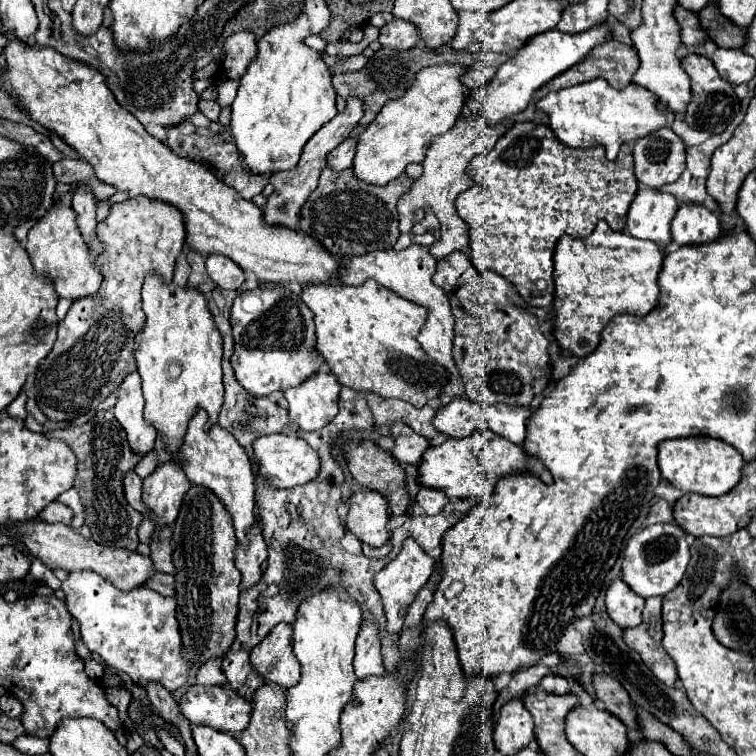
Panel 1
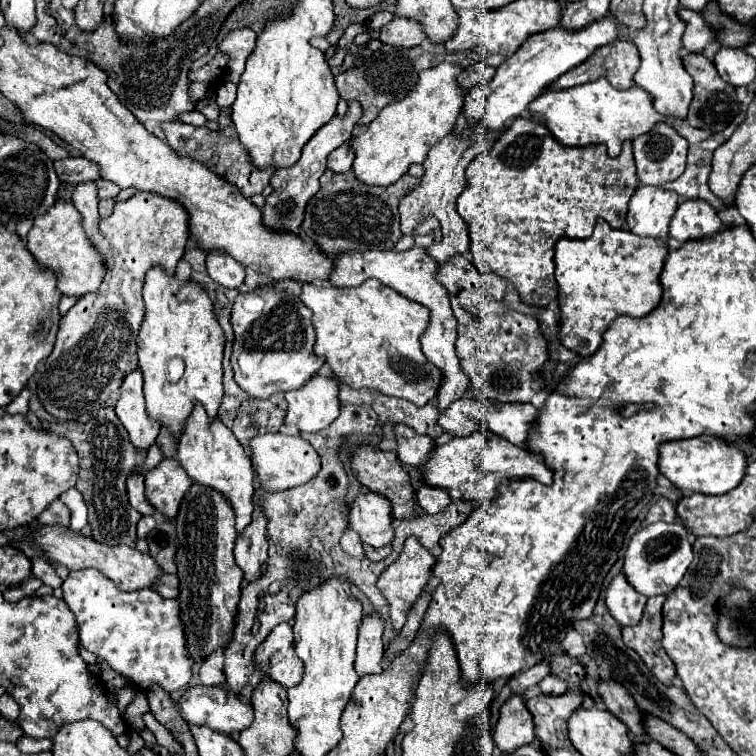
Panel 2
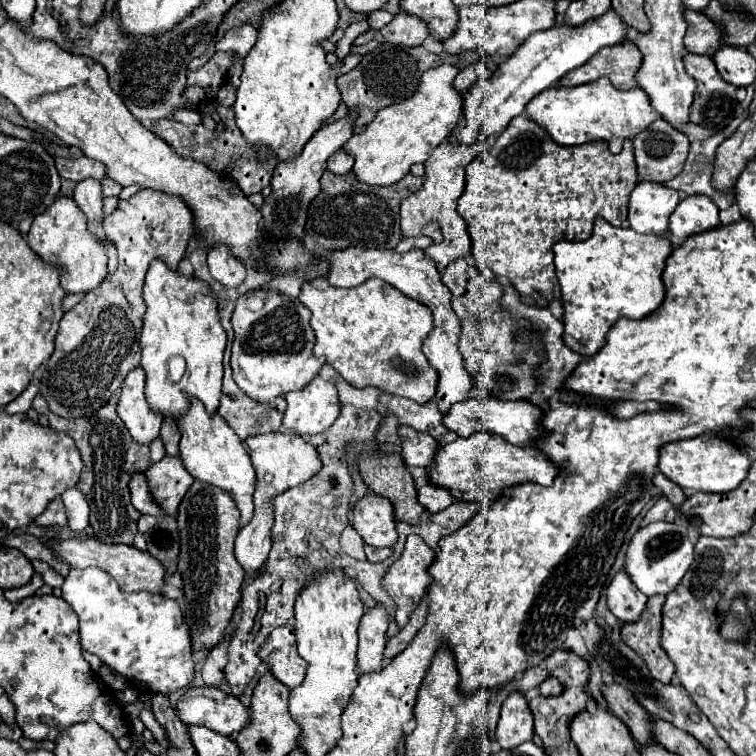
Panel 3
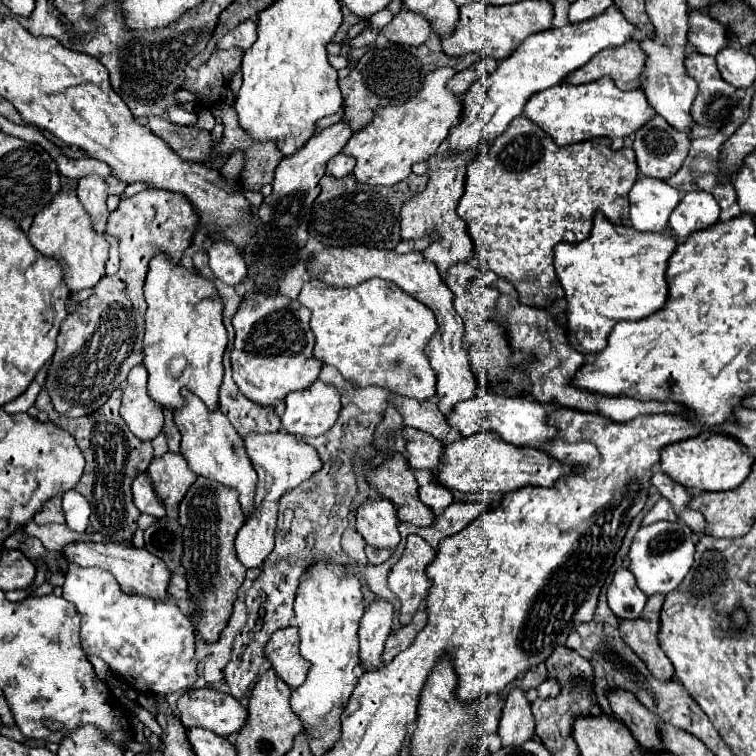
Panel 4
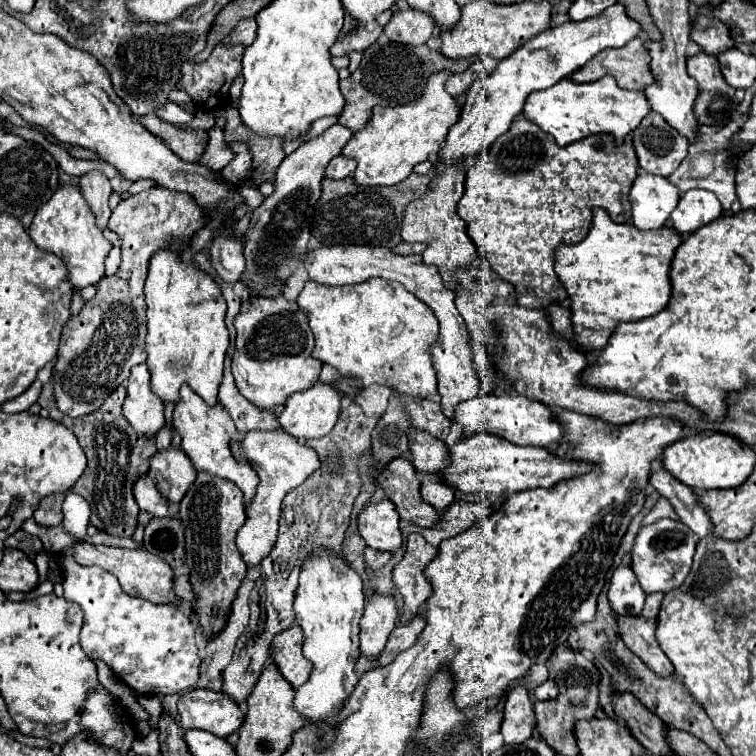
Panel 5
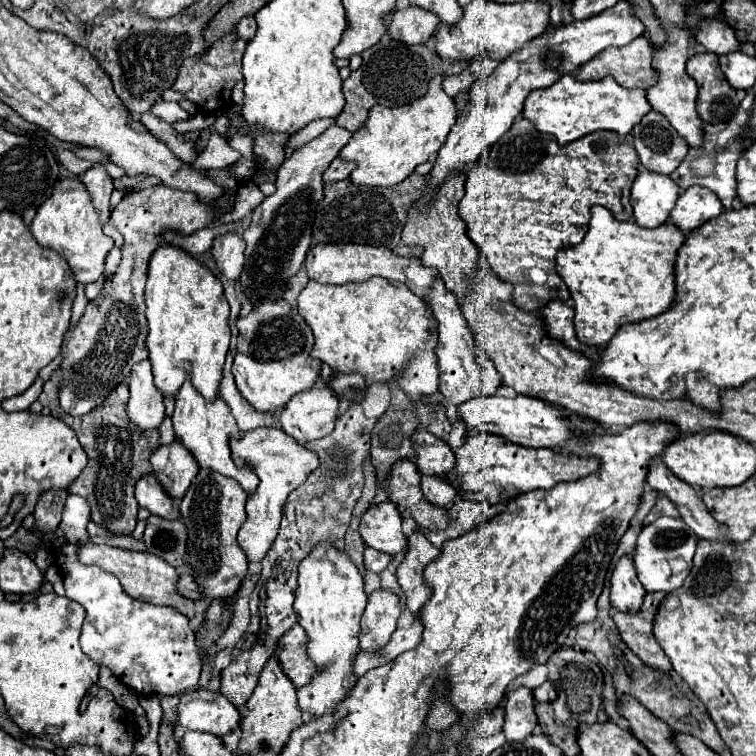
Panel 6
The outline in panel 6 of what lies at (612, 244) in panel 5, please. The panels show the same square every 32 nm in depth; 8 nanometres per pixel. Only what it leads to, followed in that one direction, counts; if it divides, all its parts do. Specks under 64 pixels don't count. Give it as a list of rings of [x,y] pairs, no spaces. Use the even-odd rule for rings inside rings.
[[[594,206],[590,218],[590,230],[584,236],[584,240],[556,254],[556,272],[568,286],[570,298],[574,300],[572,308],[574,308],[576,338],[584,344],[602,348],[604,344],[608,344],[608,340],[616,334],[616,330],[622,324],[640,322],[644,318],[652,318],[658,312],[668,310],[676,294],[674,262],[676,262],[676,250],[682,246],[682,242],[684,242],[684,232],[680,232],[680,228],[674,228],[674,224],[662,224],[660,228],[652,230],[640,228],[634,222],[618,222],[616,218],[612,218],[610,210]]]

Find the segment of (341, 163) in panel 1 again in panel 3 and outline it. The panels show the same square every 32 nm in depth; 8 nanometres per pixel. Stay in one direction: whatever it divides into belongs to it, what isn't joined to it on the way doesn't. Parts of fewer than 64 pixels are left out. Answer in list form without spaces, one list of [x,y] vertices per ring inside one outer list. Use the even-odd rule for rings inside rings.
[[[340,148],[338,152],[334,152],[334,154],[328,158],[328,170],[334,172],[334,174],[338,174],[338,176],[350,172],[352,166],[354,166],[354,158],[352,158],[344,148]]]

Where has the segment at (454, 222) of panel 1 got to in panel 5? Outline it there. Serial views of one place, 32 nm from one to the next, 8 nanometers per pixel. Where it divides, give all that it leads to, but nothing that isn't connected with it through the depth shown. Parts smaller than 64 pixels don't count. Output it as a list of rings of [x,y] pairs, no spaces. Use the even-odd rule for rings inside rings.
[[[458,160],[456,164],[444,166],[444,170],[438,170],[428,184],[428,190],[424,196],[412,200],[404,208],[404,220],[402,220],[402,240],[404,242],[428,242],[428,248],[424,250],[424,262],[434,264],[444,280],[444,284],[454,290],[454,280],[452,280],[452,270],[460,266],[472,266],[476,254],[476,248],[466,234],[466,224],[464,220],[456,214],[458,200],[464,194],[464,162]]]

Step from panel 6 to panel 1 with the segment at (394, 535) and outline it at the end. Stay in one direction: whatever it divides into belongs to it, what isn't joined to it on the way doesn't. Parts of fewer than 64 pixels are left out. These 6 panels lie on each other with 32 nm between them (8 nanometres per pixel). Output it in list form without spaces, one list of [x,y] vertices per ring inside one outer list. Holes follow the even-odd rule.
[[[358,490],[348,498],[348,516],[344,520],[344,526],[360,542],[370,546],[386,544],[390,540],[386,522],[386,500],[378,492]]]

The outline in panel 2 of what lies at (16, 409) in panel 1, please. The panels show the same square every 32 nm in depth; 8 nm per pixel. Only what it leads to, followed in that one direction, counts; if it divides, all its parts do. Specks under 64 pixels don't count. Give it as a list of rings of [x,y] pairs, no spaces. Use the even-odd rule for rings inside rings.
[[[24,388],[24,392],[20,392],[20,394],[6,406],[6,412],[8,412],[8,414],[22,414],[22,416],[26,416],[26,414],[28,414],[28,400],[30,400],[30,390]]]

